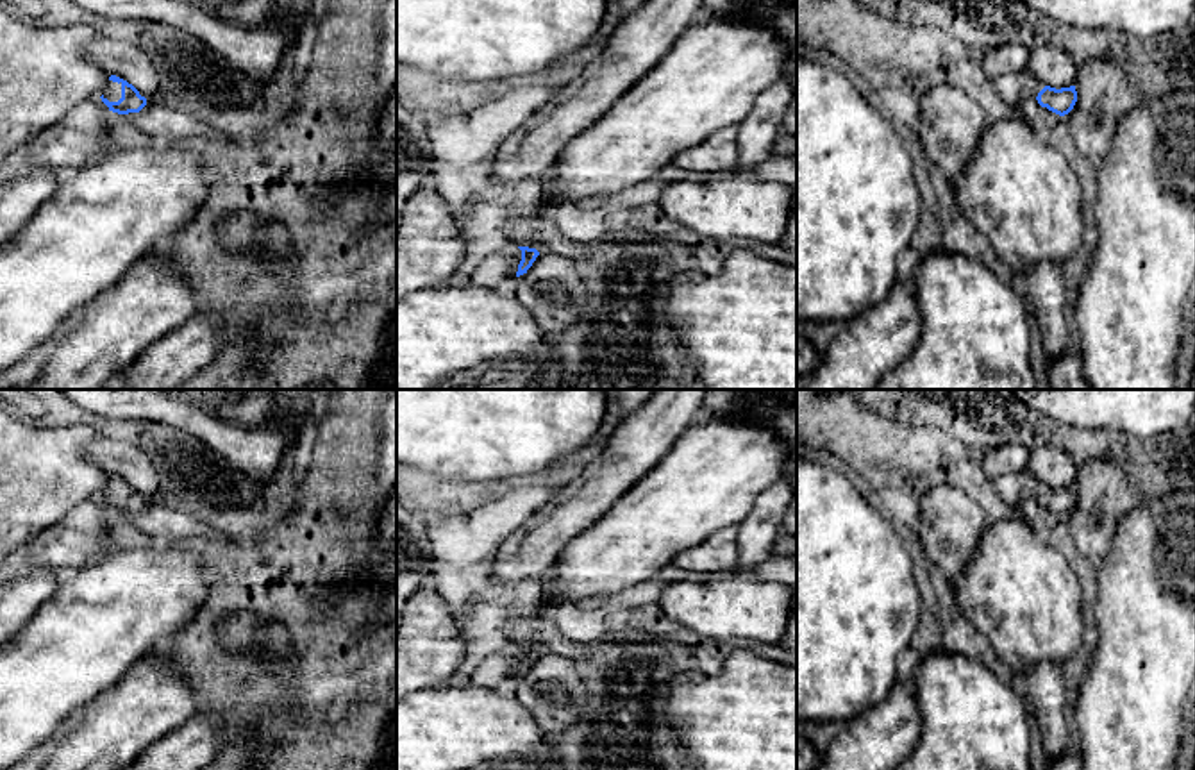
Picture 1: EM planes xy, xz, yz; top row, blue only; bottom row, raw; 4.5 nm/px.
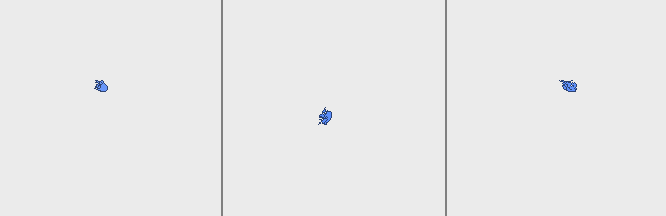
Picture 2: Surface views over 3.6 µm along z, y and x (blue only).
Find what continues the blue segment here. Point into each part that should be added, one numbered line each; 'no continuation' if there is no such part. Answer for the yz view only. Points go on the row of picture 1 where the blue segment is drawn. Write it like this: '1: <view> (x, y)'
1: yz (1013, 88)

